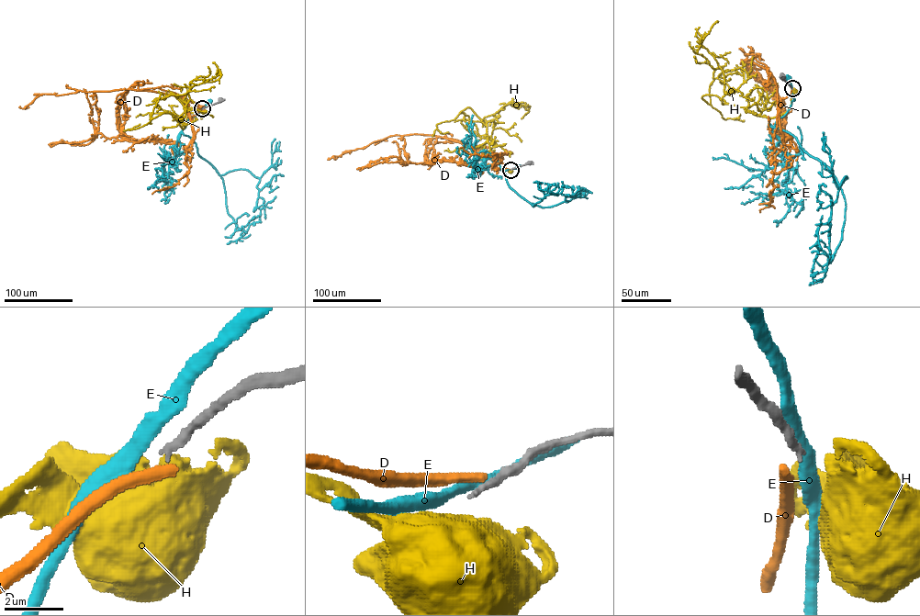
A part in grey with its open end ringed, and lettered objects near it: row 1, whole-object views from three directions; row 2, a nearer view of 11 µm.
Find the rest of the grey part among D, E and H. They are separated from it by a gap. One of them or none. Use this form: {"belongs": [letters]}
{"belongs": []}

